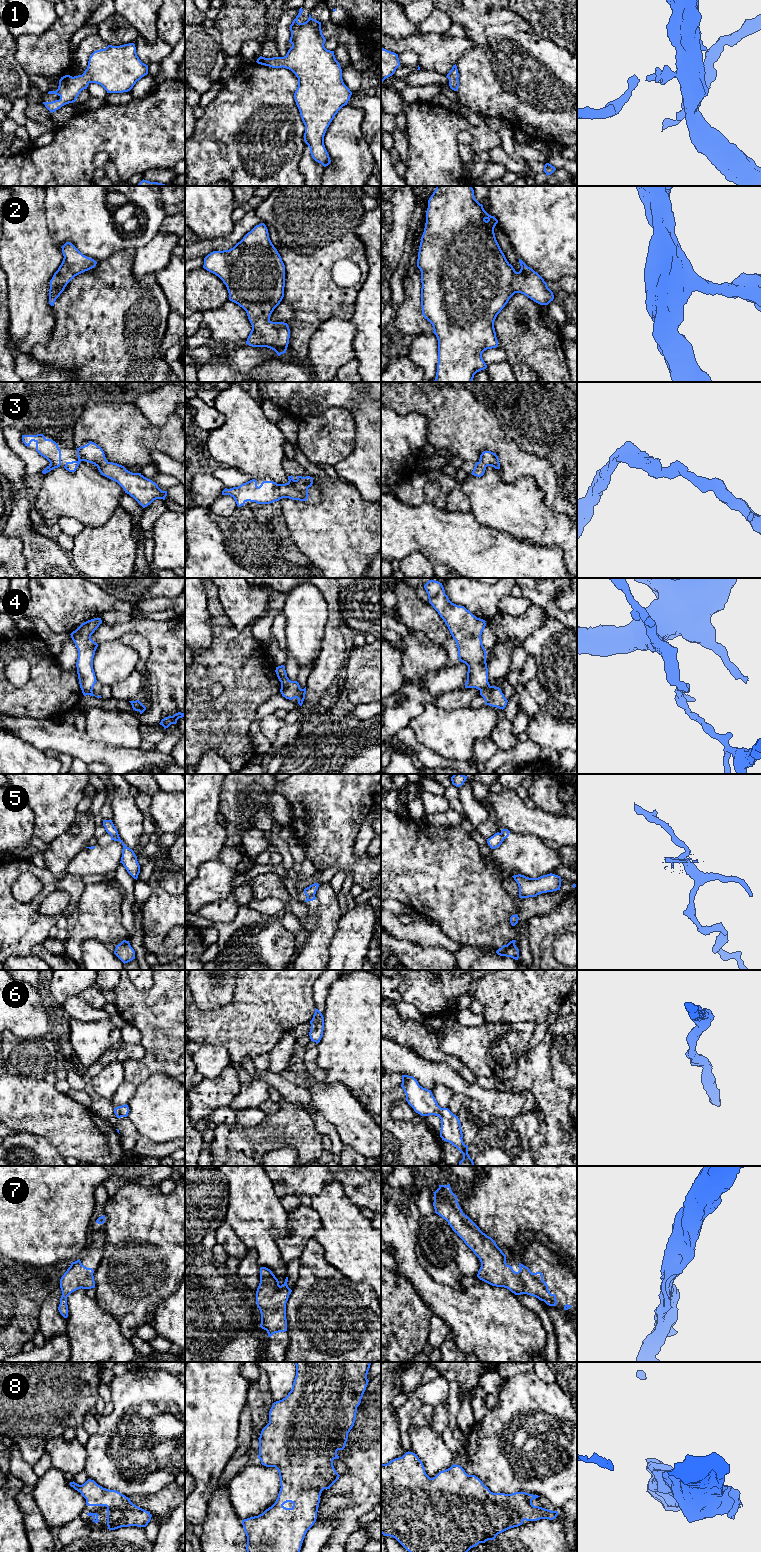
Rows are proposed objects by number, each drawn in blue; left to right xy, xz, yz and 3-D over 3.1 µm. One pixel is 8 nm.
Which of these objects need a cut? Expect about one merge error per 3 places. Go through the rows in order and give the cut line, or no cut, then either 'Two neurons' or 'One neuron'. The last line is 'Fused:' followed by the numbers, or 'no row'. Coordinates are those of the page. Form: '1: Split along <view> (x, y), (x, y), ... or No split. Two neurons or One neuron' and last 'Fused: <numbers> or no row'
1: No split. One neuron
2: No split. One neuron
3: No split. One neuron
4: Split along yz (490, 686), (480, 692). Two neurons
5: Split along xy (111, 835), (120, 840). Two neurons
6: No split. One neuron
7: No split. One neuron
8: No split. One neuron
Fused: 4, 5

